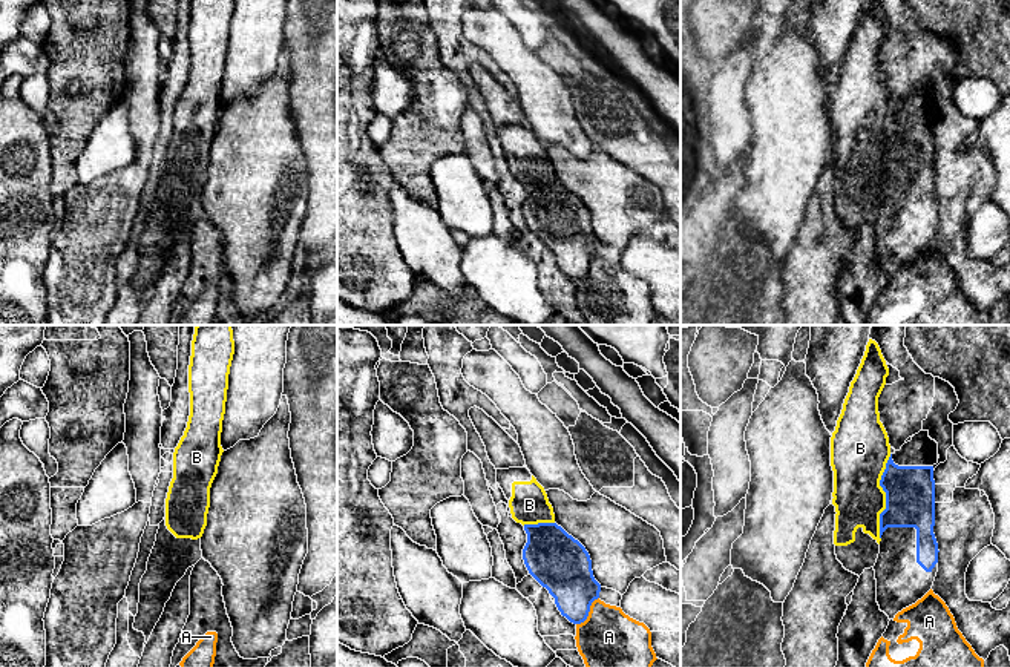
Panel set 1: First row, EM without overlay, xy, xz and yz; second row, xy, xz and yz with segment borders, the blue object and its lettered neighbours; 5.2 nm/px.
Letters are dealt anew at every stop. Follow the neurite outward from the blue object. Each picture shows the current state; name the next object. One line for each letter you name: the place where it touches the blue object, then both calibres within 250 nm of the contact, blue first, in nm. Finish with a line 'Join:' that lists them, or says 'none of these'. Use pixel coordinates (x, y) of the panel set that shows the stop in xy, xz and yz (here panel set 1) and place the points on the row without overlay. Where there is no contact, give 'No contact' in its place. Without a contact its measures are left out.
Join: none of these

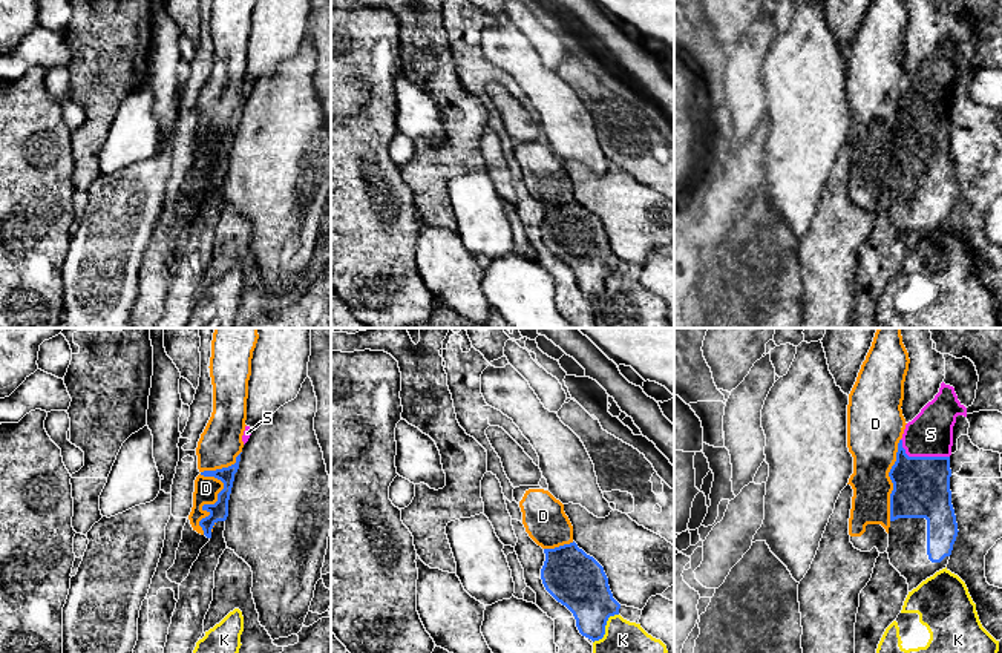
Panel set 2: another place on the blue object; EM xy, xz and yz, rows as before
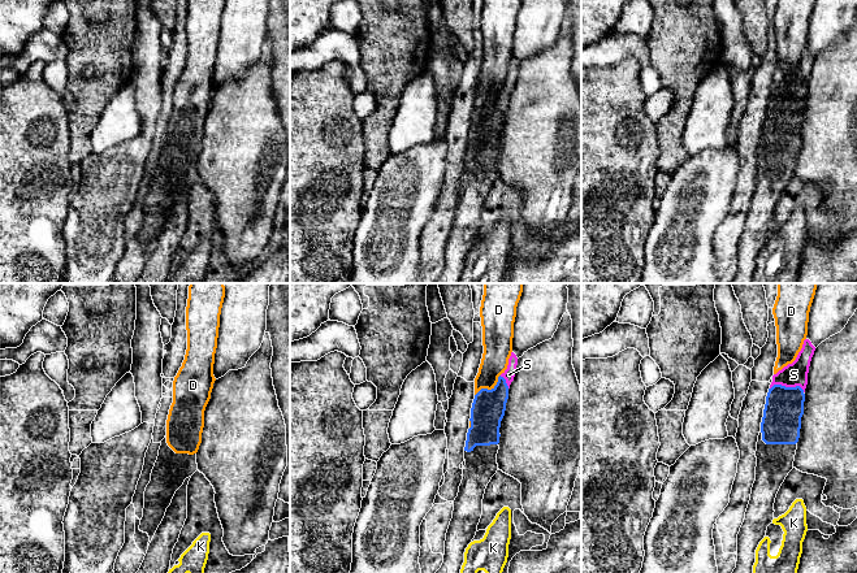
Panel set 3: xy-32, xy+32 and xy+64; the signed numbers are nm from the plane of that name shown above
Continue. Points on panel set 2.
S: Touches blue at yz (921, 114). Thickness 300 nm (blue) against 240 nm
Join: S

